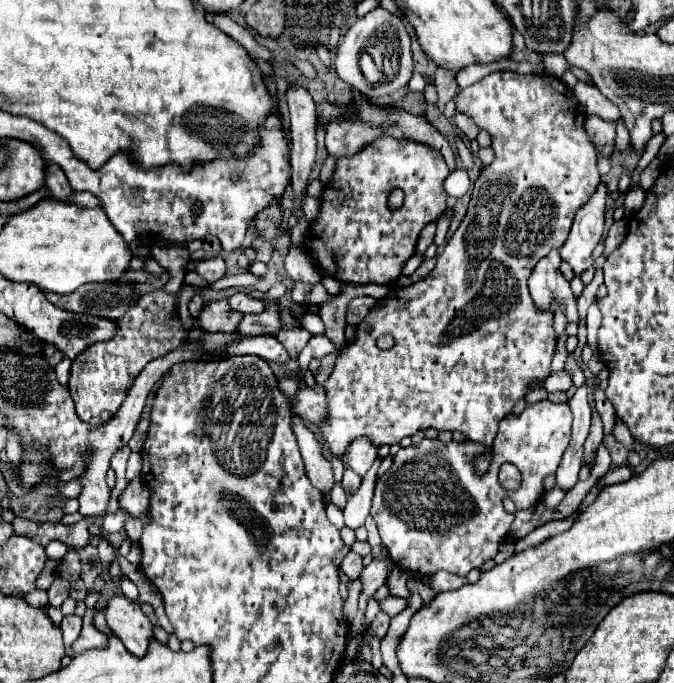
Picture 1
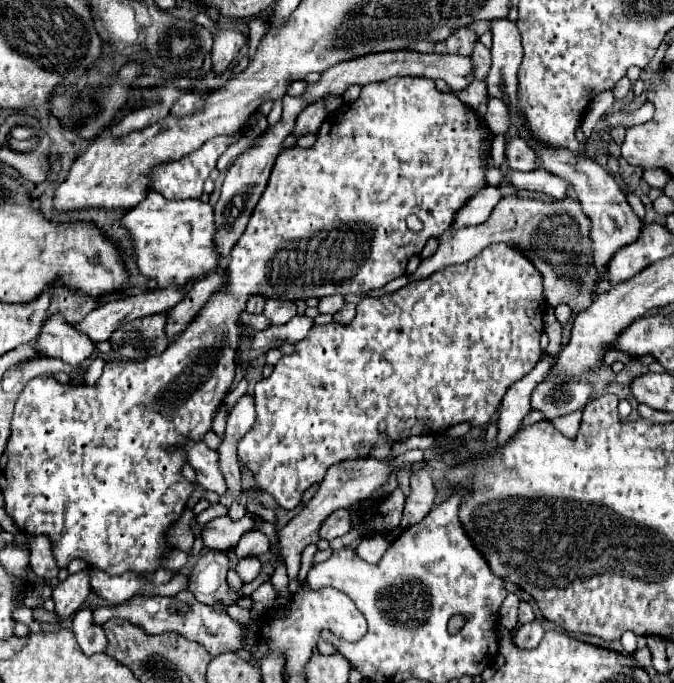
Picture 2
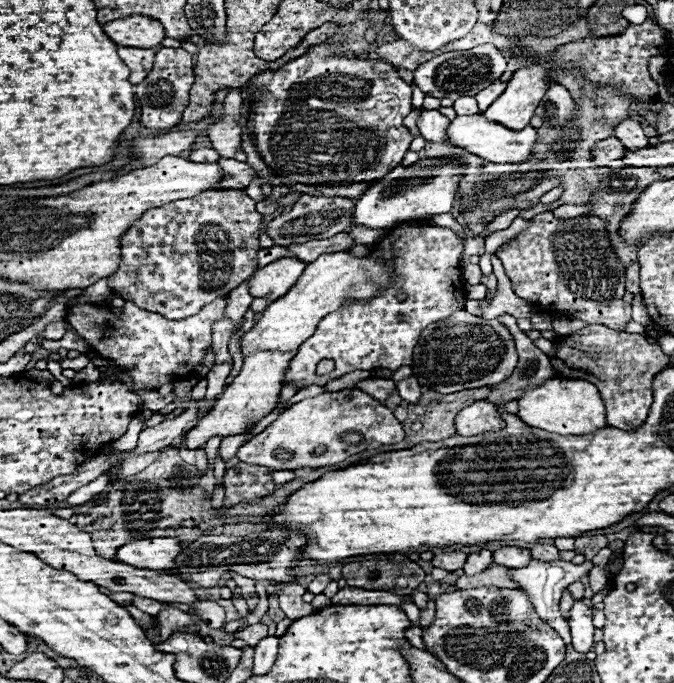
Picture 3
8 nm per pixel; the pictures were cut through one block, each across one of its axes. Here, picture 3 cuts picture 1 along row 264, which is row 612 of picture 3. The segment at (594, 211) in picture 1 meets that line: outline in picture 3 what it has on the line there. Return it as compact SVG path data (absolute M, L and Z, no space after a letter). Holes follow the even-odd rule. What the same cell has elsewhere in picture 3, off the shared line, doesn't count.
M576 600L570 610L570 634L572 634L572 646L576 652L590 652L594 646L594 626L592 626L592 610L582 602Z

